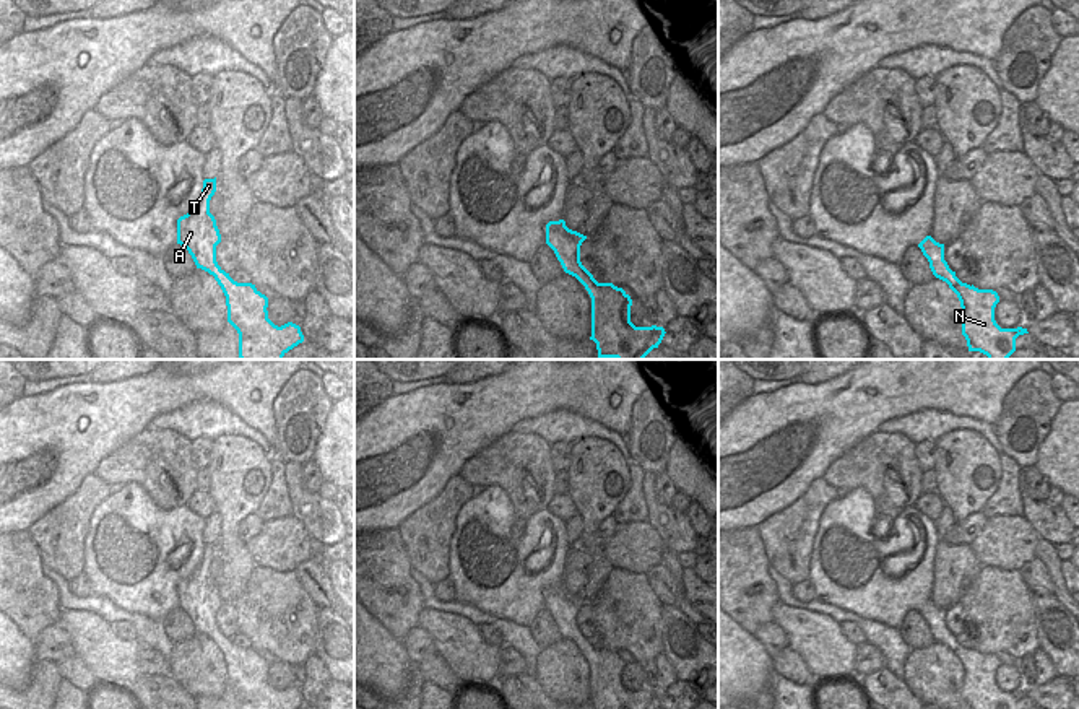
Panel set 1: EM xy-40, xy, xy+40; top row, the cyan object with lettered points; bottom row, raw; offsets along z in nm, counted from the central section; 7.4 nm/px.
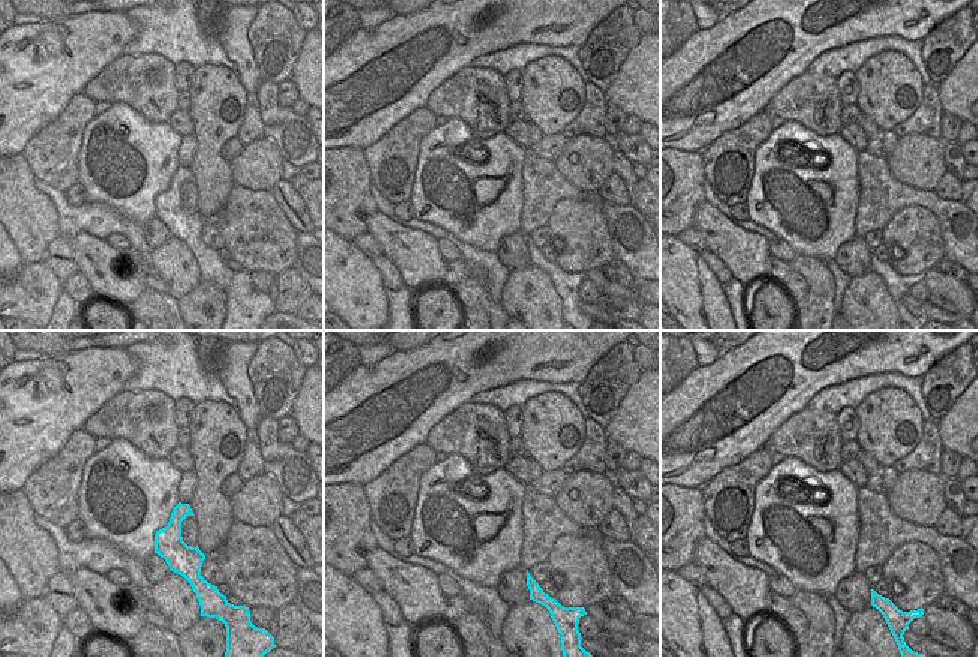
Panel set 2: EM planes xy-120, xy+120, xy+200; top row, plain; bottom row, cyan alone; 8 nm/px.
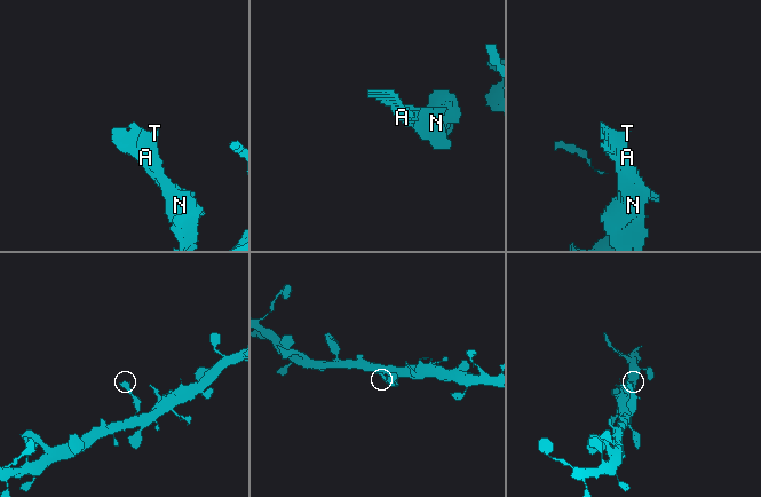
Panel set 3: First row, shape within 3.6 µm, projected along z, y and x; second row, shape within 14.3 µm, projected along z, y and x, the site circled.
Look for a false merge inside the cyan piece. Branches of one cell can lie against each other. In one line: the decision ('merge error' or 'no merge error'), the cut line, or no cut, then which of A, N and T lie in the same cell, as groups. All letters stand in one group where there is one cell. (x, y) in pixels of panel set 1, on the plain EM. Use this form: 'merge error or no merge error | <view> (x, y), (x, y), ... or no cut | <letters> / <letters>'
no merge error | no cut | A N T

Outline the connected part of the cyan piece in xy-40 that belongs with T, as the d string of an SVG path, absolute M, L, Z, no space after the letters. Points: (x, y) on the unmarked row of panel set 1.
M216 542L205 543L193 572L177 584L177 608L188 615L197 633L214 641L226 660L228 686L239 698L239 709L299 709L301 691L288 686L281 691L268 683L268 662L252 647L237 647L216 626L221 598L210 564L216 556Z

